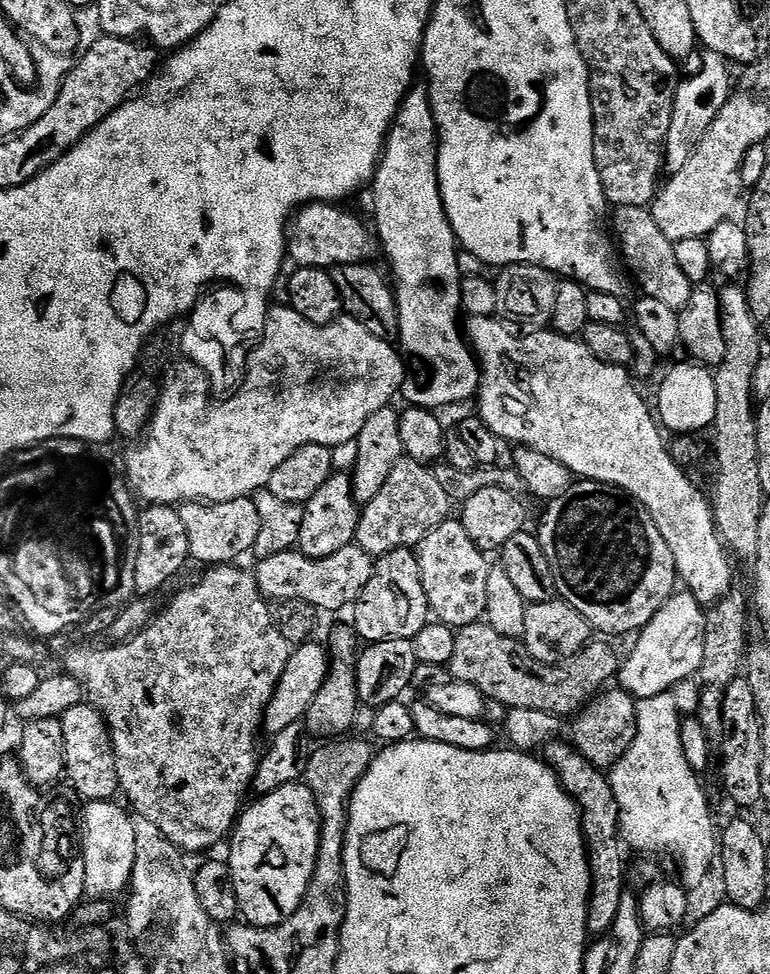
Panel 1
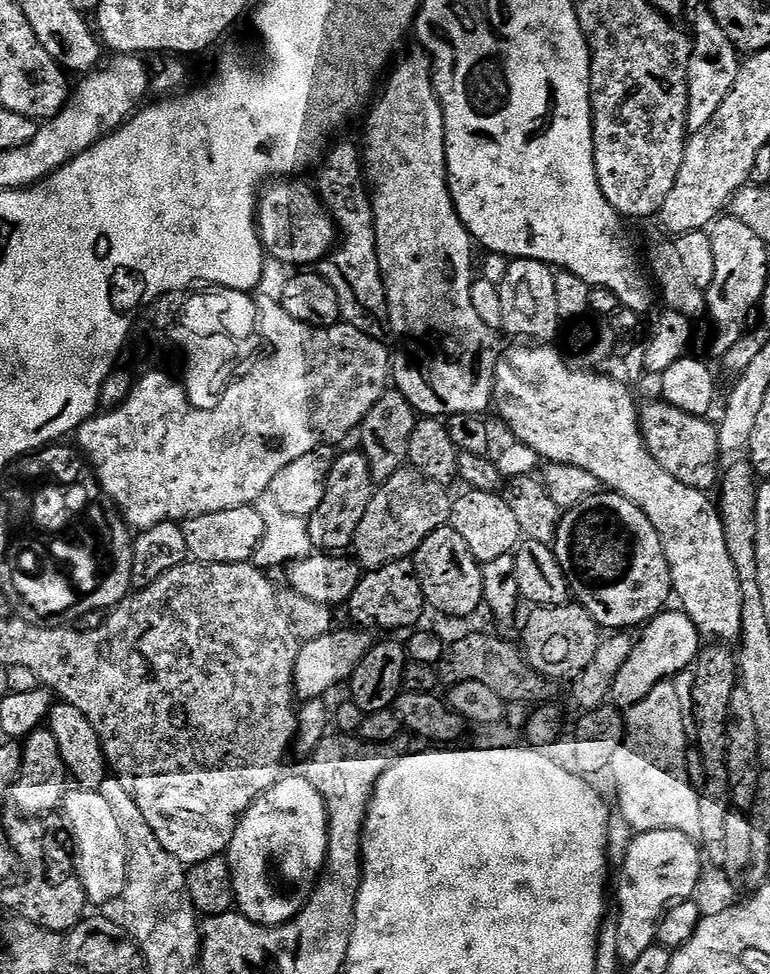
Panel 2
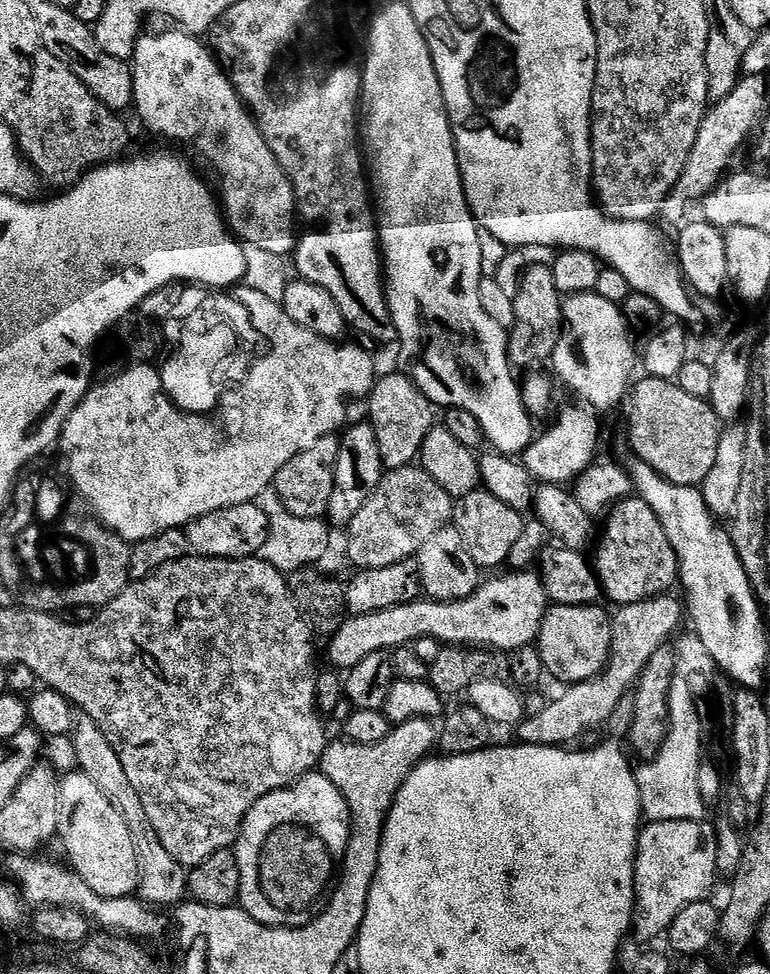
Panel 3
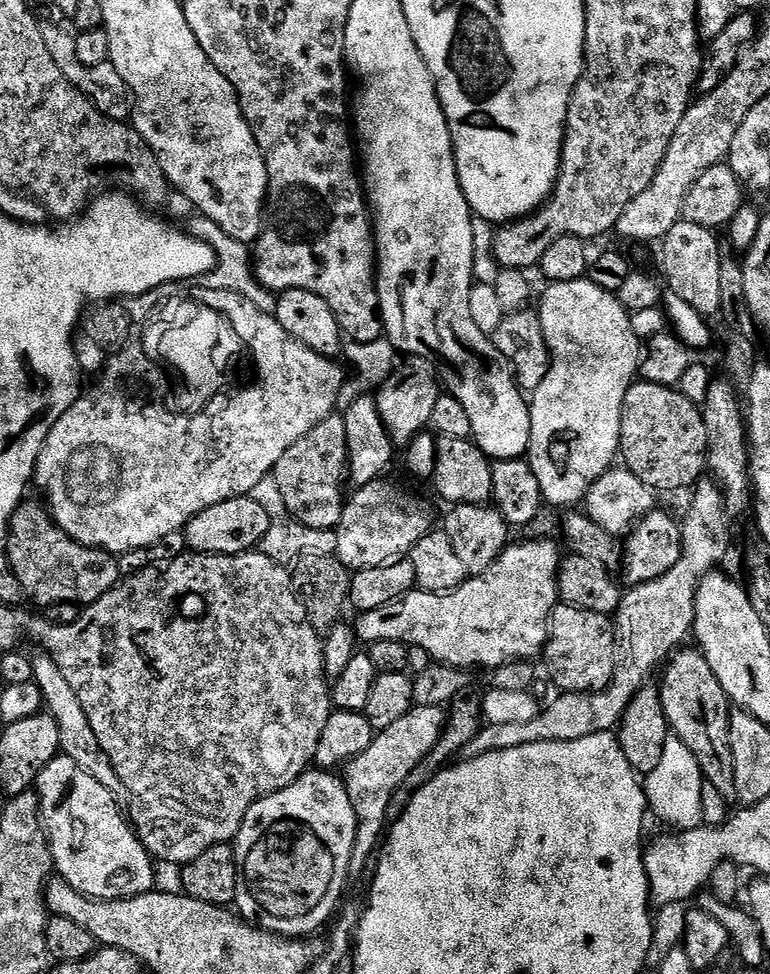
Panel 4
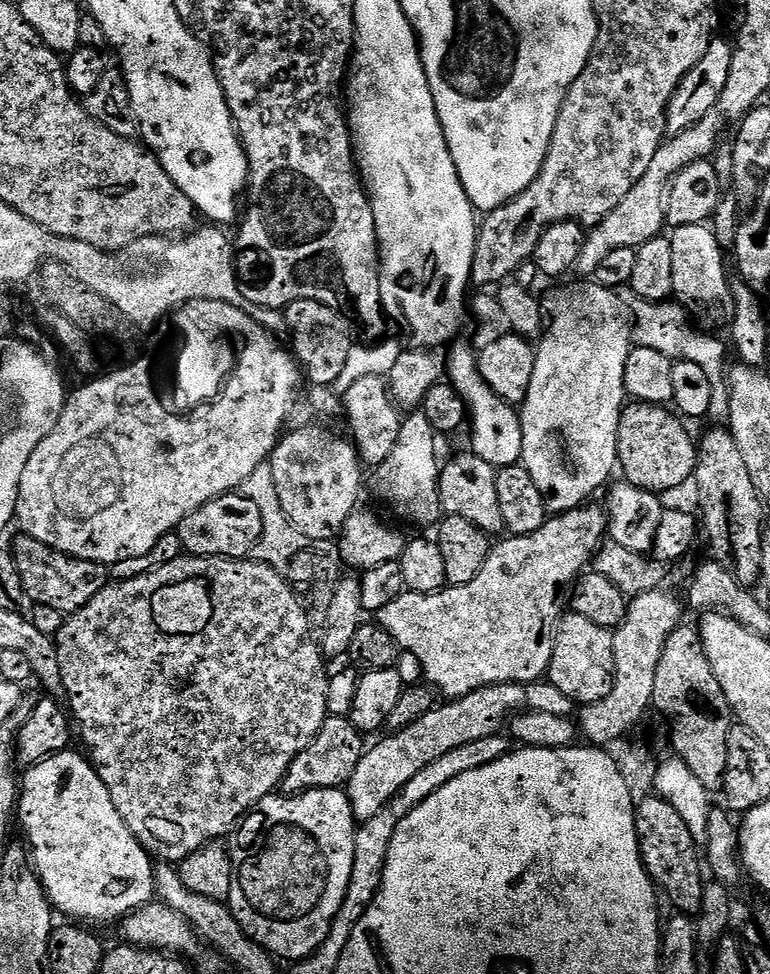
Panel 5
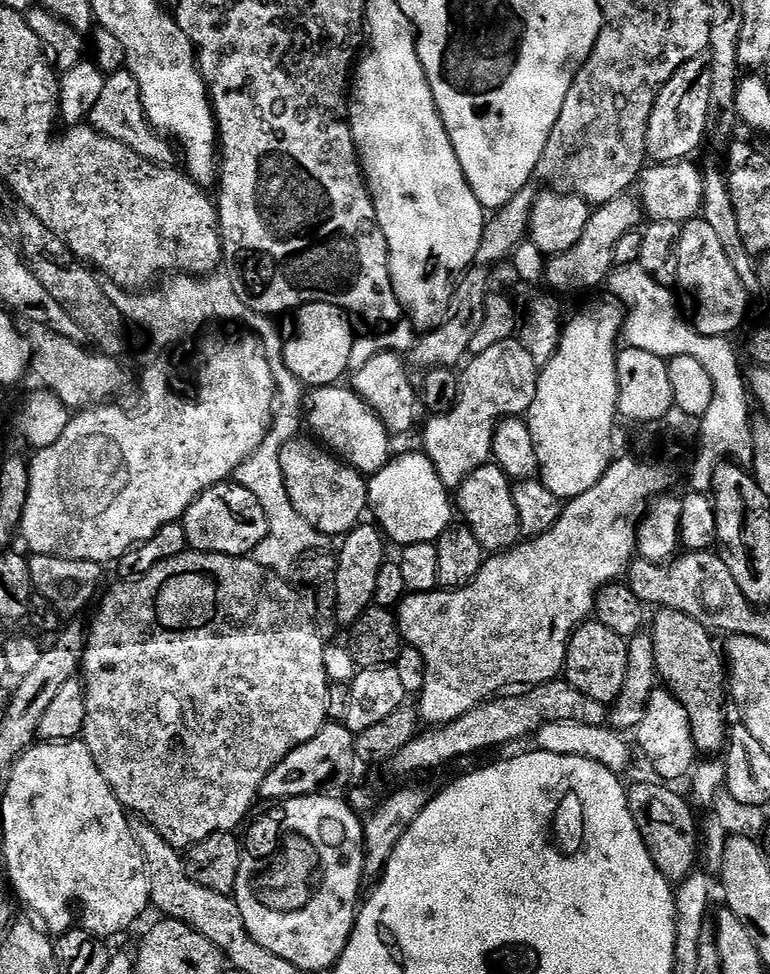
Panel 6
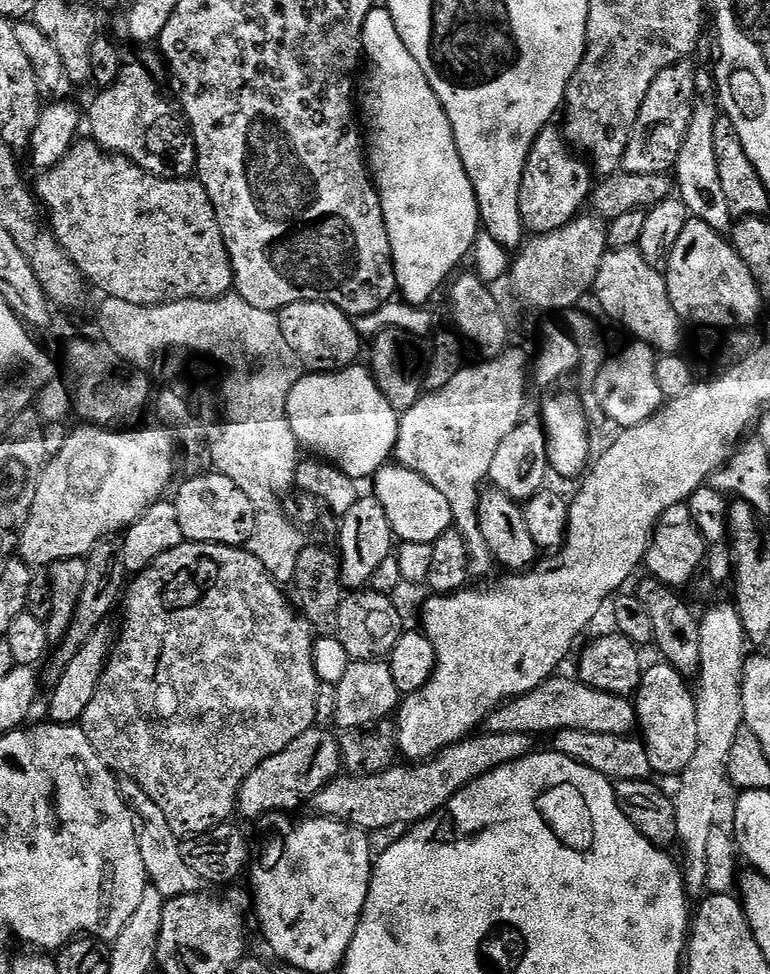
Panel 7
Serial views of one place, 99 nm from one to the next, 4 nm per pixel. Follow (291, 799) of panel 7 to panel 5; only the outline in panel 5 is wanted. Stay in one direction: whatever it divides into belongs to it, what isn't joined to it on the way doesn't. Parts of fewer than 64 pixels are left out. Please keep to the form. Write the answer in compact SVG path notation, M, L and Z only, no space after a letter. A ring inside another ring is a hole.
M329 716L314 742L310 742L310 746L294 758L290 770L284 775L283 791L295 794L308 792L312 788L343 789L350 782L354 770L358 770L358 762L362 762L366 751L364 740L365 737L352 725L348 716Z

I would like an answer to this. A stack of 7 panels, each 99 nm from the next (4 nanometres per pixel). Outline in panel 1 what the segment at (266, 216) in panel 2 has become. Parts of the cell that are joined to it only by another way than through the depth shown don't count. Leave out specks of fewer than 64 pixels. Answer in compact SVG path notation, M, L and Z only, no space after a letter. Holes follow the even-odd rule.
M332 202L305 204L295 213L288 234L287 255L290 257L291 263L293 260L293 265L296 268L326 268L331 270L347 264L363 264L375 261L376 252L378 256L378 240L373 229L369 225L367 228L354 213L343 212L340 208L343 207Z

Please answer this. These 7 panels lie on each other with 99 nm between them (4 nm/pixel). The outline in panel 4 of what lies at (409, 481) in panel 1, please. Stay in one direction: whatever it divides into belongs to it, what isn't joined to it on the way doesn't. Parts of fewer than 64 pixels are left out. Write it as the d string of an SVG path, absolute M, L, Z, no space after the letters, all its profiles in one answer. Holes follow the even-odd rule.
M381 478L355 489L347 497L342 518L334 529L334 556L352 572L374 570L378 566L405 559L412 547L433 531L433 528L432 508L426 501L391 484L388 478Z

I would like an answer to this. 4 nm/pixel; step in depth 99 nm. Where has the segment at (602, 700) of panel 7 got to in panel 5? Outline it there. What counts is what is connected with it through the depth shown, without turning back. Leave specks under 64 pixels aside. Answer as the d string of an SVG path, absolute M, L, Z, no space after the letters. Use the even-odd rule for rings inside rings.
M547 682L492 684L489 688L479 688L465 696L449 699L431 708L425 716L418 718L418 722L381 735L381 740L365 751L362 762L358 762L358 770L354 770L346 785L357 821L374 818L374 814L378 814L378 810L382 810L382 806L386 806L386 802L390 802L390 798L394 798L394 794L398 794L398 790L418 774L418 770L430 766L430 762L442 758L442 754L450 754L450 750L458 750L458 746L466 746L466 742L478 742L478 738L497 735L503 724L505 727L511 717L525 710L571 717L574 705L562 690L558 690L558 686Z

